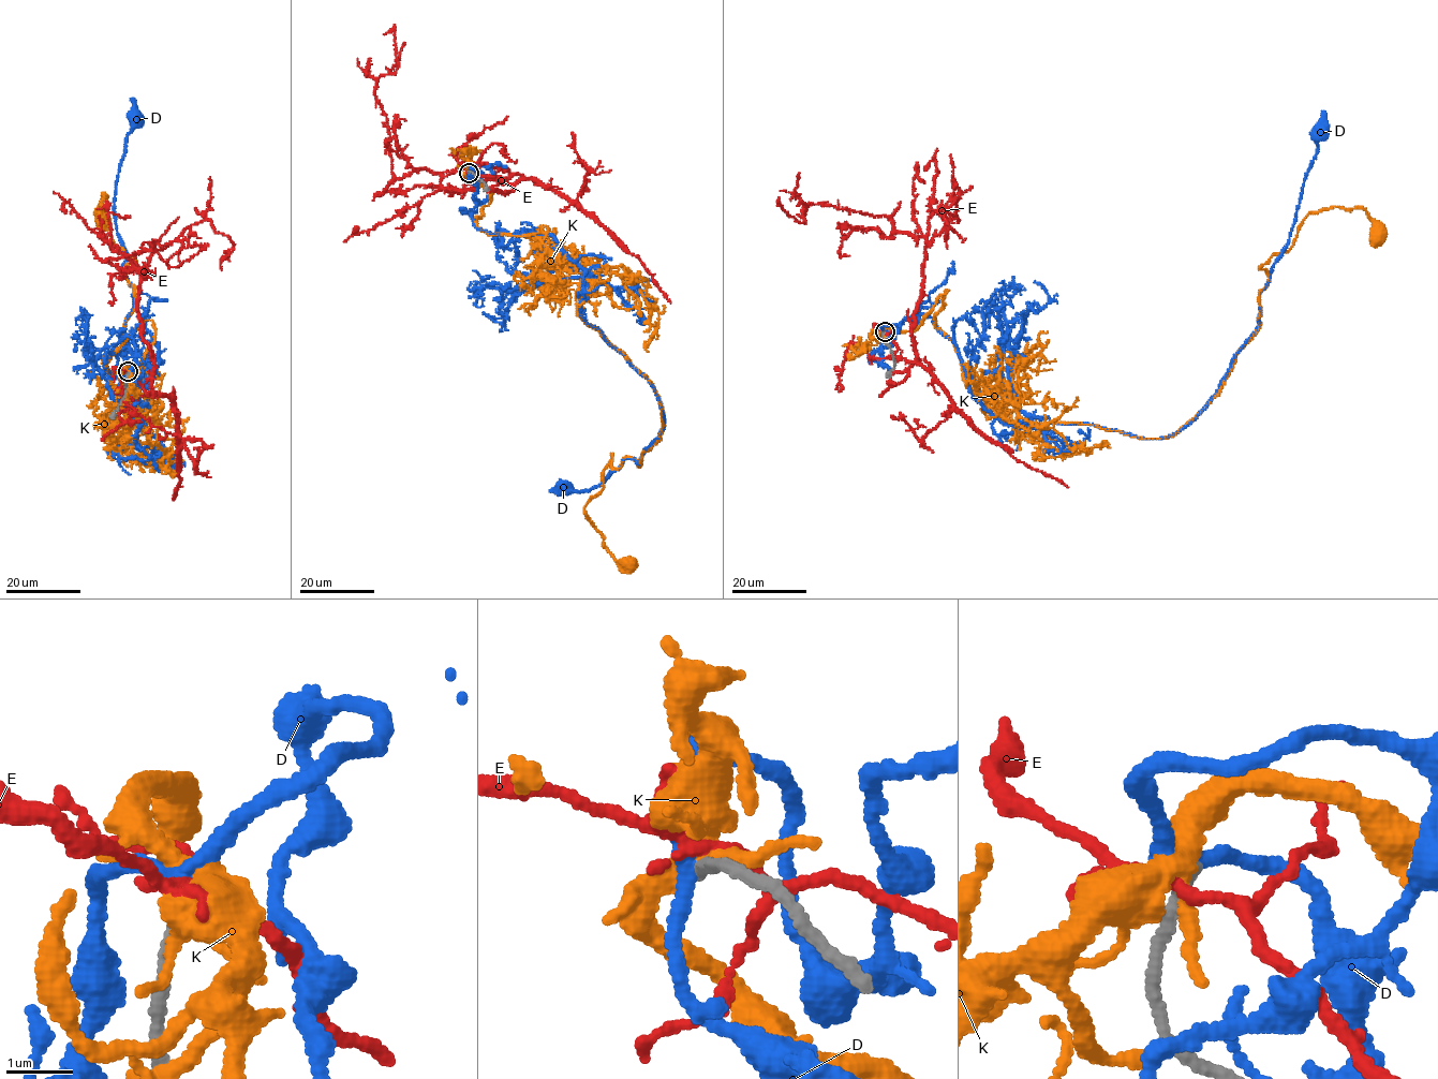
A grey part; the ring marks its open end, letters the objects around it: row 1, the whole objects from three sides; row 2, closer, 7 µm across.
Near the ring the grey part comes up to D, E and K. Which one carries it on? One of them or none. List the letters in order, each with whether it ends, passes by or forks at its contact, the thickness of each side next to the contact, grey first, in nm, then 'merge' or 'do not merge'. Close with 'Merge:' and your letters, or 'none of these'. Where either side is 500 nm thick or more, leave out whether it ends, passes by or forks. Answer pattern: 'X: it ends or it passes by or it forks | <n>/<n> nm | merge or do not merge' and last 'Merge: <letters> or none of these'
D: it passes by | 180/200 nm | do not merge
E: it forks | 190/150 nm | do not merge
K: it forks | 180/360 nm | do not merge
Merge: none of these

